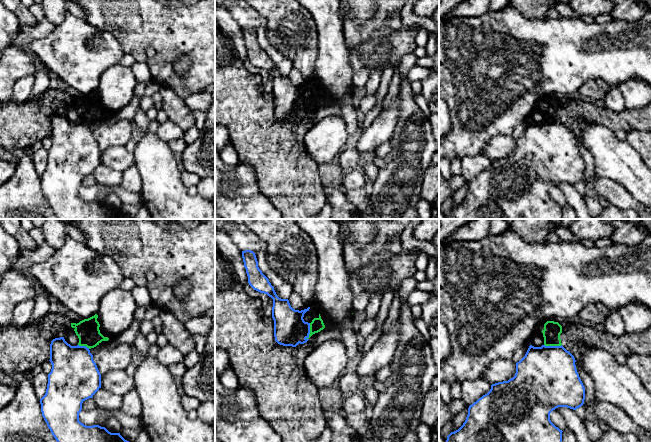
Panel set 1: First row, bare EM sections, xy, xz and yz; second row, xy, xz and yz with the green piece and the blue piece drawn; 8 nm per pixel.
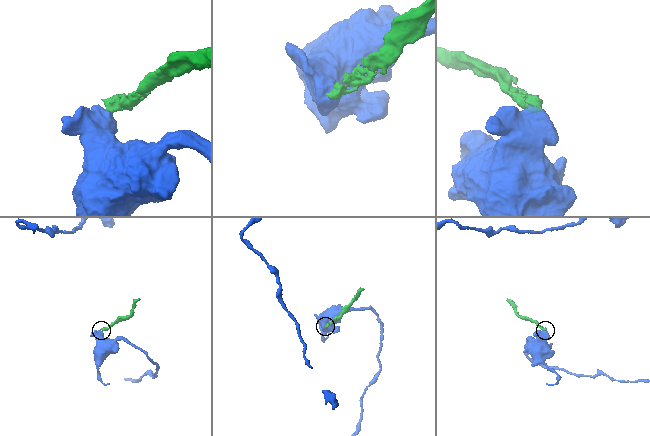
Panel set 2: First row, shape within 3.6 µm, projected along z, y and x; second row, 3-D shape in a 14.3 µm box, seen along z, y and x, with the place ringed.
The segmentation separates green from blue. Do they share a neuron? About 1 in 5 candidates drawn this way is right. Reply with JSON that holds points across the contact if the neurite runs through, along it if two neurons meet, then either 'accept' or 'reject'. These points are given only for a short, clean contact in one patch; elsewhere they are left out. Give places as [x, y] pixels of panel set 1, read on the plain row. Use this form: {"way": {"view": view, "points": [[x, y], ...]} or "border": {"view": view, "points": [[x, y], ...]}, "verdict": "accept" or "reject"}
{"border": {"view": "xz", "points": [[310, 99], [310, 109], [306, 115]]}, "verdict": "reject"}

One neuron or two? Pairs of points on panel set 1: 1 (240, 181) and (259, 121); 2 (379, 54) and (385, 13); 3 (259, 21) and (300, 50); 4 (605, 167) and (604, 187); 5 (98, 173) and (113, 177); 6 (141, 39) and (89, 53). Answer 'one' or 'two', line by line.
1: two
2: one
3: two
4: two
5: one
6: two

